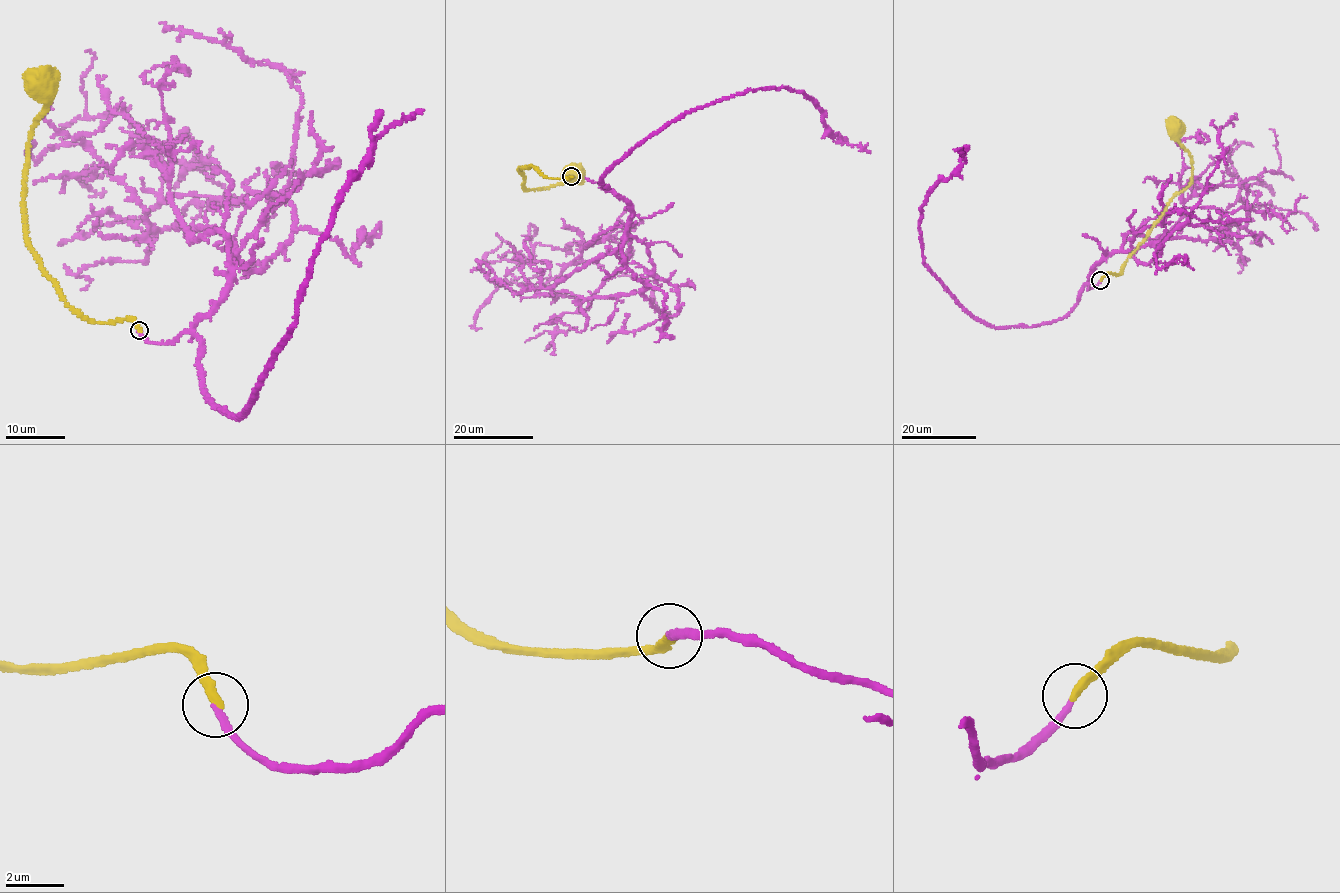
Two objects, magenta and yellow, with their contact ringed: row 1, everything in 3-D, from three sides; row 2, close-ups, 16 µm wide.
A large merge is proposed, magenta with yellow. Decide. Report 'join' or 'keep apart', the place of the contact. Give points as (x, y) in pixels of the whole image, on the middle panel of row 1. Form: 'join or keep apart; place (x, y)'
join; place (571, 176)

